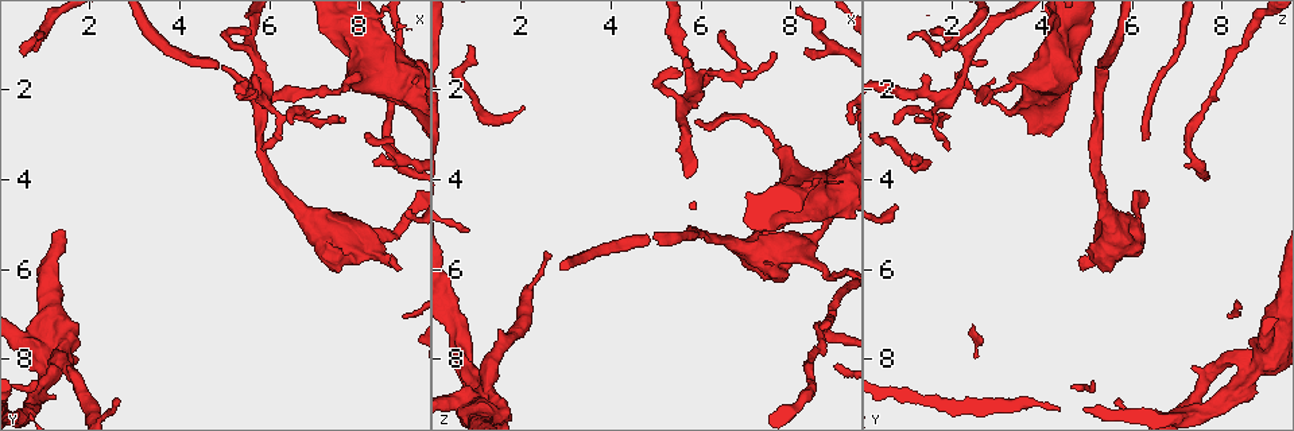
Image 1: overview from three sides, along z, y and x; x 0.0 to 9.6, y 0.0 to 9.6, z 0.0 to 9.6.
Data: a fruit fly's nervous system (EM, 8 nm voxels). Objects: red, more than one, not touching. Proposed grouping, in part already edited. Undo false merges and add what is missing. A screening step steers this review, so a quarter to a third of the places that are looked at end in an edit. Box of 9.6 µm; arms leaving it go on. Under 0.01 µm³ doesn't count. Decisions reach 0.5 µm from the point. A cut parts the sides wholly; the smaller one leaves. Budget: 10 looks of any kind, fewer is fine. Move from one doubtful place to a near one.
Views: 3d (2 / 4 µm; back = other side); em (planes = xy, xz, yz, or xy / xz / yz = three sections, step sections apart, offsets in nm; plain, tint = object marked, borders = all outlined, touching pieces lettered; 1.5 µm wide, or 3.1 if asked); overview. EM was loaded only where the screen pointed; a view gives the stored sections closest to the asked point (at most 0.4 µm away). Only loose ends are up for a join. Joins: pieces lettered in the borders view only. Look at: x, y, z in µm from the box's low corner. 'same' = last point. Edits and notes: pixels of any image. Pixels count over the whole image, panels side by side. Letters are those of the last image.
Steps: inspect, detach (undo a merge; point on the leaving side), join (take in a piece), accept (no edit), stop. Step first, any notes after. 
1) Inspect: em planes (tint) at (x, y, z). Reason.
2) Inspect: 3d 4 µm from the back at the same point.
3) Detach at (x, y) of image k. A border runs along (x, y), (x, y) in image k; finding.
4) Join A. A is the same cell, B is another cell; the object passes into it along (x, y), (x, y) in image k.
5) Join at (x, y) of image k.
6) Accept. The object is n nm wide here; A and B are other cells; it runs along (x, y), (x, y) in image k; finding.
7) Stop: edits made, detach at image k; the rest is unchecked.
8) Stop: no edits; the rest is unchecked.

Inspect: 3d 4 µm at (7.65, 2.55, 1.15).

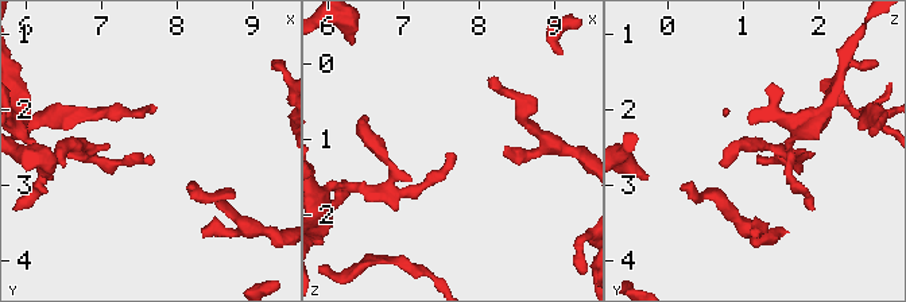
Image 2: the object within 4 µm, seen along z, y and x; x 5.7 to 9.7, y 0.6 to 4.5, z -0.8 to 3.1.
Inspect: em planes (plain) at (7.70, 2.65, 1.15). Now the EM.

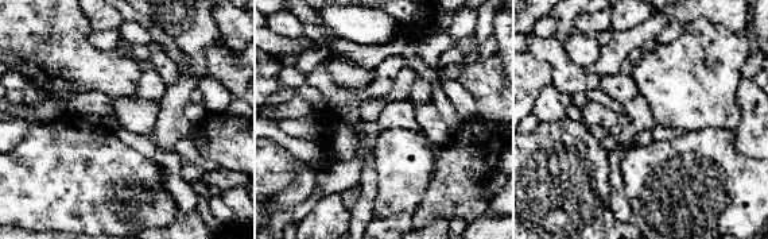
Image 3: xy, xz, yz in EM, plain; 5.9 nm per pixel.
Inspect: em planes (borders) at the same point.

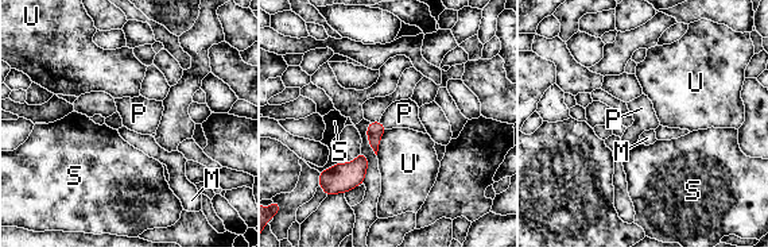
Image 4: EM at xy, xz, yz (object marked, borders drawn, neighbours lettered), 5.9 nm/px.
Accept. The object is 100 nm wide here; M, P, S and U are other cells; a border runs along (379, 122), (386, 128) in image 4; none of them fits.

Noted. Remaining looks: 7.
Inspect: 3d 2 µm at (5.80, 3.30, 1.90). Thin end.

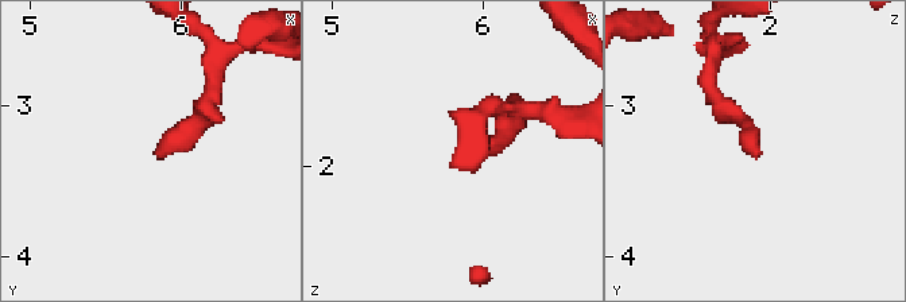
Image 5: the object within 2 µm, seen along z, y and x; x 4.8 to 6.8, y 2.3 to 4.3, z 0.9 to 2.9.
Inspect: em planes (borders) at (5.82, 3.32, 1.88). Now the EM.

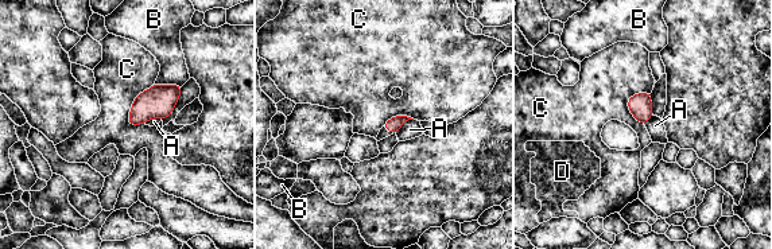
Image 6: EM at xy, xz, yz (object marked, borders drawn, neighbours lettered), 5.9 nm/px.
Accept. A, B, C and D are other cells; a border runs along (152, 84), (135, 98), (131, 125) in image 6; no lettered piece goes on from it.

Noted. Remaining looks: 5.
Inspect: 3d 4 µm at (8.80, 6.00, 4.95). An open end.

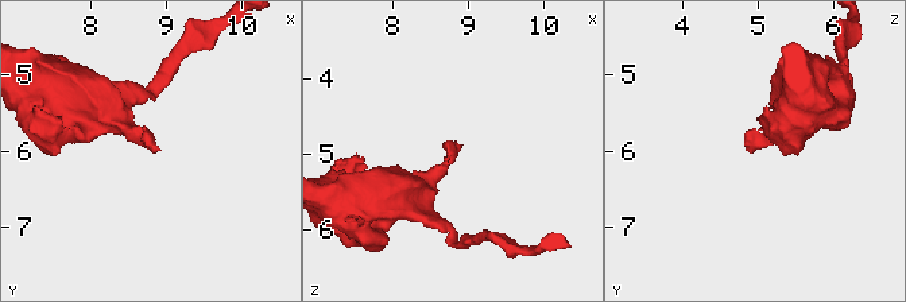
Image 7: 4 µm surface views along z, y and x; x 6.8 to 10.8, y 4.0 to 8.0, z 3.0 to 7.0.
Inspect: em yz step 8 (tint) at (8.80, 6.05, 4.85). Need the tissue.

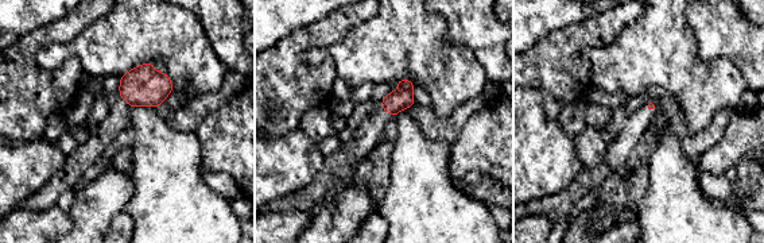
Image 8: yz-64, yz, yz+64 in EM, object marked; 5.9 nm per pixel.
Inspect: em planes (borders) at the same point.

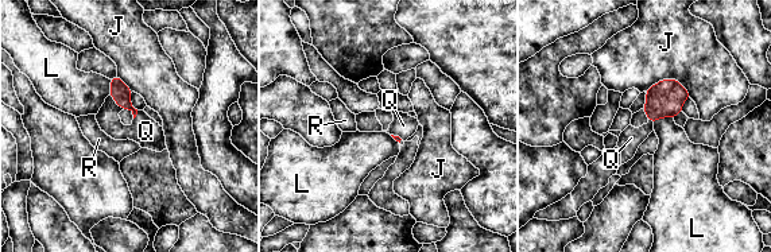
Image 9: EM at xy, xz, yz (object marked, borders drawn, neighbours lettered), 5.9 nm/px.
Join Q. Q is the same cell, J, L and R are other cells; it goes on there.

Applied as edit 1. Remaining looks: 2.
Inspect: em planes (borders) at (1.40, 8.00, 8.25). Thick turns thin.

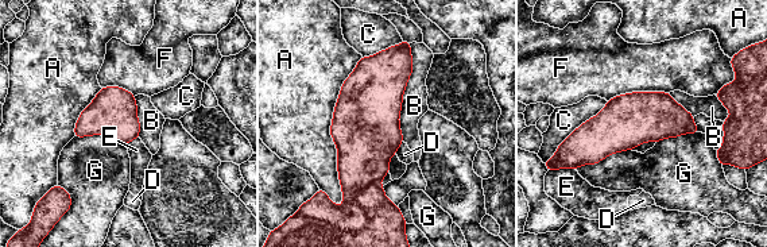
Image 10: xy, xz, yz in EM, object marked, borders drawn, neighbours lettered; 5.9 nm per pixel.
Detach at (364, 151) of image 10. A, B, C, D, E, F and G are other cells; two neurons meet here.

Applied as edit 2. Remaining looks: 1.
Stop: edits made, join at image 9, detach at image 10; the rest is unchecked.

